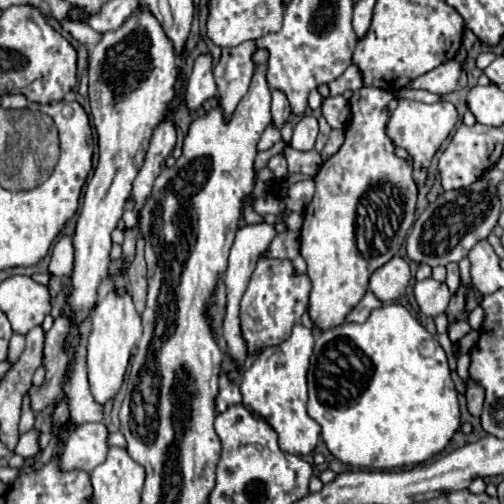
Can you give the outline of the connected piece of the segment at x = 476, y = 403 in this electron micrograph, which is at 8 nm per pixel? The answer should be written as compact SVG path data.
M468 382L468 390L466 390L466 402L468 402L468 412L472 416L480 416L482 412L482 404L484 404L484 390L476 384L476 382Z

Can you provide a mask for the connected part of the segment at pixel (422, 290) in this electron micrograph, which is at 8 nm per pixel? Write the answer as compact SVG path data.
M426 278L426 280L416 282L414 298L426 316L436 318L438 314L442 314L446 310L448 302L450 302L450 292L444 282L436 282L434 278Z

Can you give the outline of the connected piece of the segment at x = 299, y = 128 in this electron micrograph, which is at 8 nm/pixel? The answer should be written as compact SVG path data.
M304 114L300 122L294 126L294 136L290 140L290 146L294 150L312 150L314 140L318 136L318 120L312 114Z

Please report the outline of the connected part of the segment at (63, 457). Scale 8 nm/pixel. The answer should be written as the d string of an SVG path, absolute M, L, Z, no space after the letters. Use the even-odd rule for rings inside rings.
M102 422L96 424L82 424L74 432L68 434L68 440L62 444L60 450L60 470L84 470L92 472L98 464L106 460L108 452L108 430Z

